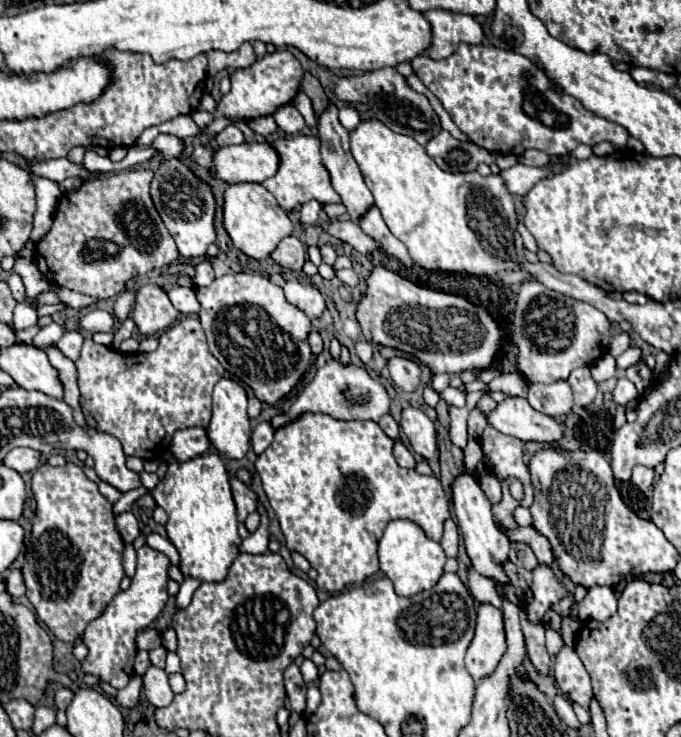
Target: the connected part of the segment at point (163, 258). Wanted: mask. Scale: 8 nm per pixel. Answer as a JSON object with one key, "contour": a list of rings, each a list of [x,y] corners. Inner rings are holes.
{"contour":[[[127,169],[83,181],[79,189],[63,195],[49,233],[37,243],[45,278],[95,299],[109,299],[119,295],[129,279],[175,263],[179,251],[151,201],[151,179],[149,169]]]}

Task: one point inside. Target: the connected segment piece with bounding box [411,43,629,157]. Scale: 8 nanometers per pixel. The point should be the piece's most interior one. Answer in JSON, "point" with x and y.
{"point":[500,100]}

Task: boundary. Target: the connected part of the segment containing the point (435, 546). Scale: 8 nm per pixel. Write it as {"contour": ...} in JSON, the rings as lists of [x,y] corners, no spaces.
{"contour":[[[403,519],[391,521],[379,541],[379,565],[381,571],[393,581],[395,593],[401,597],[413,597],[415,593],[433,589],[443,575],[445,553],[437,541],[427,539],[427,535],[417,527],[417,523],[409,523]]]}

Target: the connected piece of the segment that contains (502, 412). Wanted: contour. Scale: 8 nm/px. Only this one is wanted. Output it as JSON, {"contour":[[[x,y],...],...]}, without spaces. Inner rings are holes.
{"contour":[[[507,397],[497,405],[495,411],[483,415],[491,427],[521,441],[553,443],[563,437],[561,423],[535,411],[523,397]]]}

